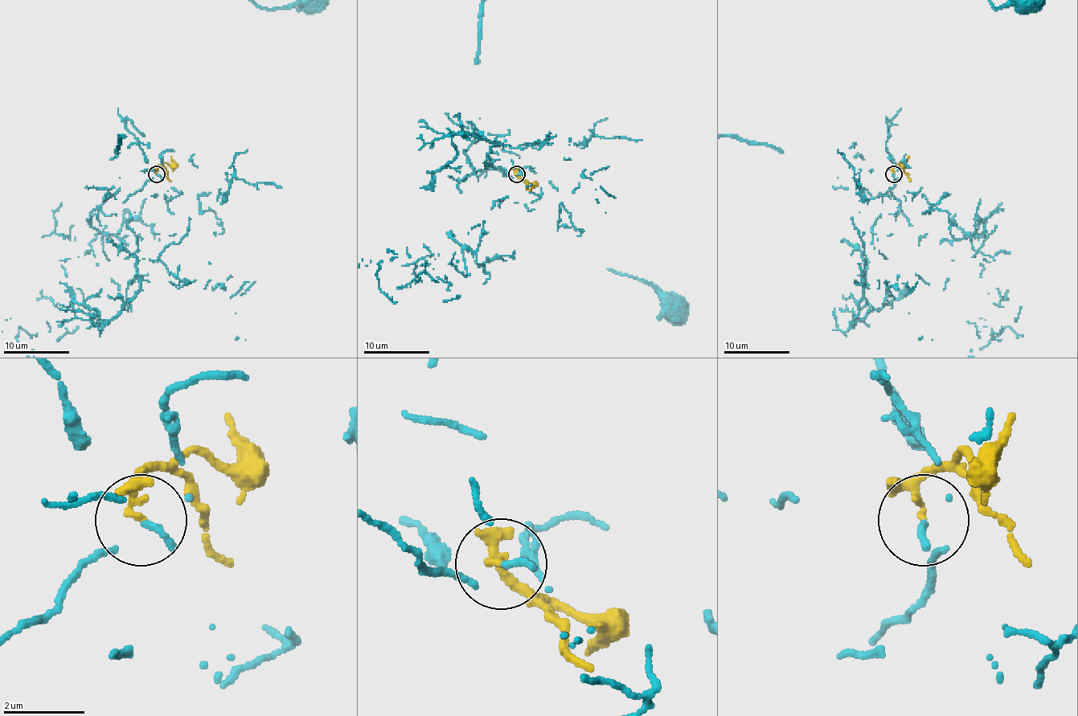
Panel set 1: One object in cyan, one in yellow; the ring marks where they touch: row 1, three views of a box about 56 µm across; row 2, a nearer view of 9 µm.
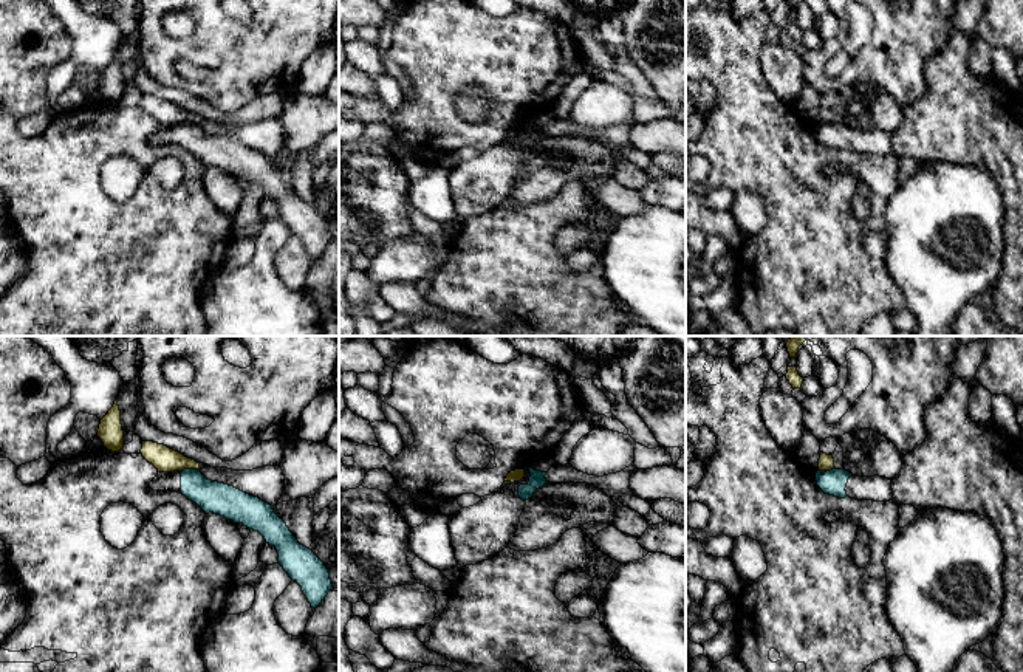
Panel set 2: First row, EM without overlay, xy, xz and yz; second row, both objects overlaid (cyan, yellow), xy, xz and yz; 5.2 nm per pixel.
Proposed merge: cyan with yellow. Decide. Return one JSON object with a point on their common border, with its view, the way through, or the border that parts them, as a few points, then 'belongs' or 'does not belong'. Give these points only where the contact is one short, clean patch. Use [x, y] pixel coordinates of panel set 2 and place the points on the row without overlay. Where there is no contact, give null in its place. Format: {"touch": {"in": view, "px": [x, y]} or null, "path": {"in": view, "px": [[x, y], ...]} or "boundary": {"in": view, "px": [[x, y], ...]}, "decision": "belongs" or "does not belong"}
{"touch": {"in": "xy", "px": [191, 123]}, "boundary": {"in": "xy", "px": [[198, 123], [183, 124]]}, "decision": "does not belong"}

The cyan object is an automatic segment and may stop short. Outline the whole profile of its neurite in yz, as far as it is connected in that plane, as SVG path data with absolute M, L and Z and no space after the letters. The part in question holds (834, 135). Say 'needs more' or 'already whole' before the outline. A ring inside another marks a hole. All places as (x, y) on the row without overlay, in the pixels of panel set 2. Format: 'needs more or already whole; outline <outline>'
needs more; outline M845 122L817 124L817 139L830 149L856 153L890 155L893 153L891 133L885 130L859 130Z

